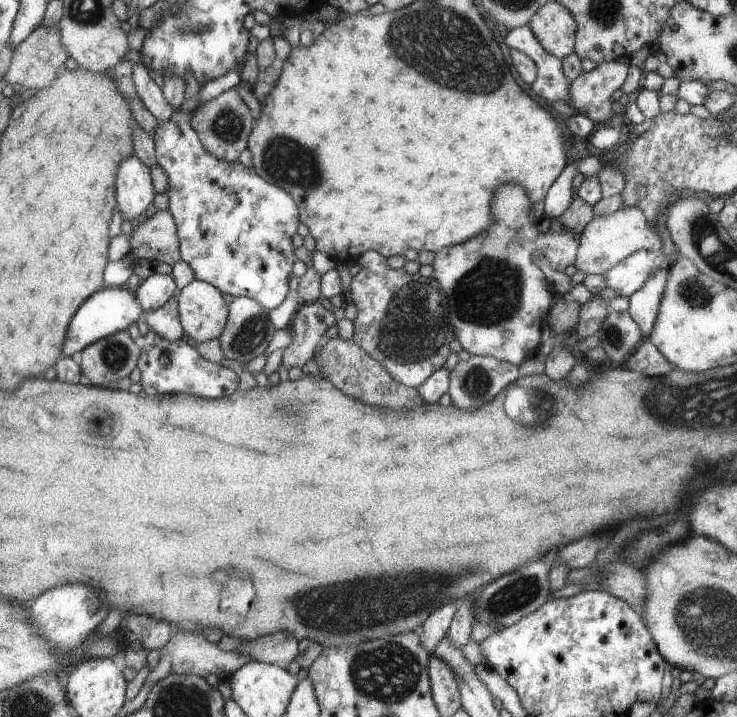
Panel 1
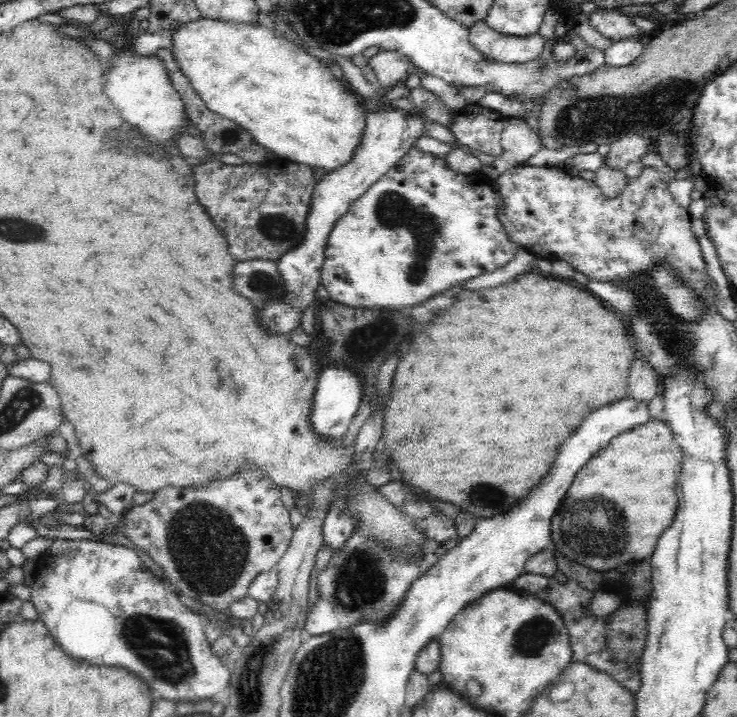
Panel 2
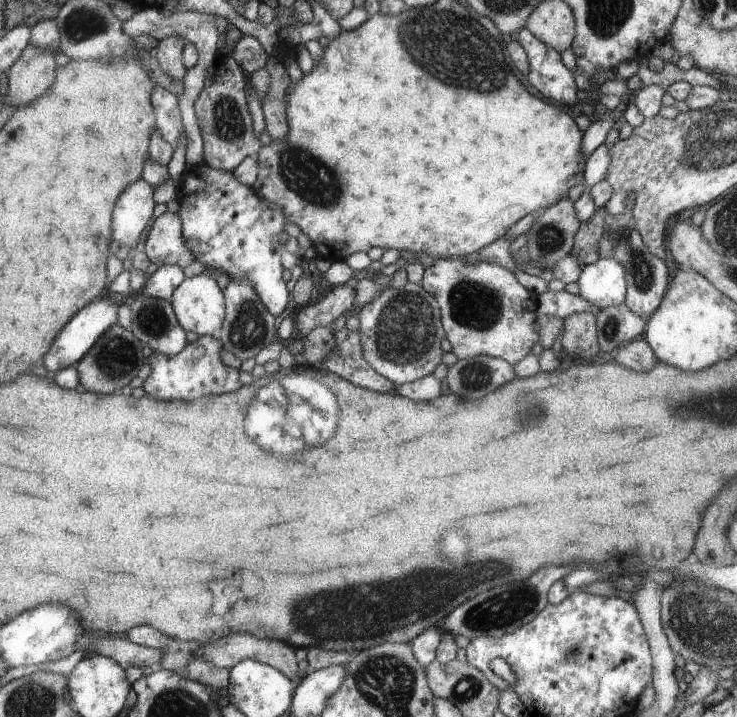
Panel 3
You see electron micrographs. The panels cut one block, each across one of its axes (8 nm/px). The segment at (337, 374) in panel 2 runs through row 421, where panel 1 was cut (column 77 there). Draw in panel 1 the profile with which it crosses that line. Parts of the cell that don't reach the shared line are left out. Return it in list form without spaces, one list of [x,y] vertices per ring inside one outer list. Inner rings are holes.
[[[106,287],[105,290],[97,290],[96,294],[93,294],[80,306],[72,321],[68,323],[60,358],[63,356],[71,357],[74,352],[81,351],[85,346],[98,339],[126,330],[129,324],[139,319],[141,312],[140,302],[132,289]]]

